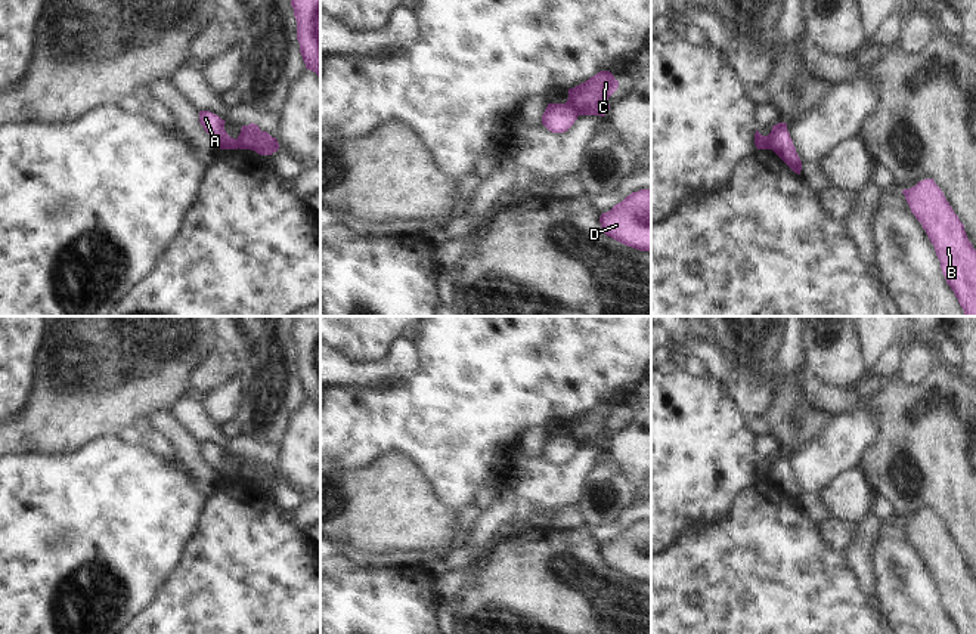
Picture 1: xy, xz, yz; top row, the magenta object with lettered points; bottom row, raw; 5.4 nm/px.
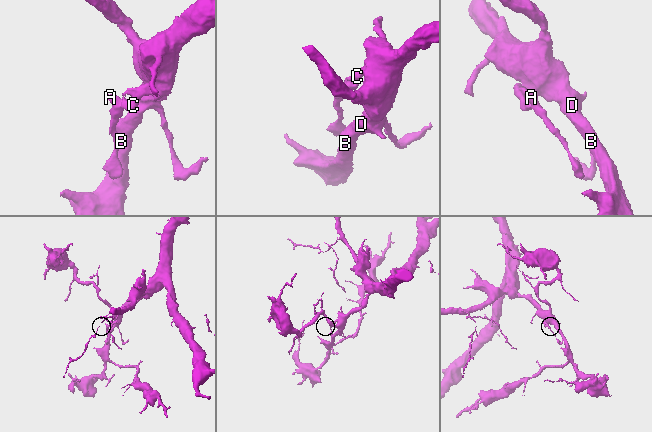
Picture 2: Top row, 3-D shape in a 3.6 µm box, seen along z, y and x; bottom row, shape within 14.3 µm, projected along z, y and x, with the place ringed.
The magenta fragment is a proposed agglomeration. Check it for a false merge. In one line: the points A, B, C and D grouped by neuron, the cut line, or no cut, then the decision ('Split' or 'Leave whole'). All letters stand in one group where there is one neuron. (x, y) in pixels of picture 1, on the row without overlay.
Groups: A / B C D. Split along yz (778, 455), (772, 464), (770, 479). Split.

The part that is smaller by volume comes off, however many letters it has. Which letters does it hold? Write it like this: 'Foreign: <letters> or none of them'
Foreign: A.

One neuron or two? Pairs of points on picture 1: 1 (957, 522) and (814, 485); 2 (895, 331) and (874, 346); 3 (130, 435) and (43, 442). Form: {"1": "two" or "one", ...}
{"1": "two", "2": "one", "3": "two"}

